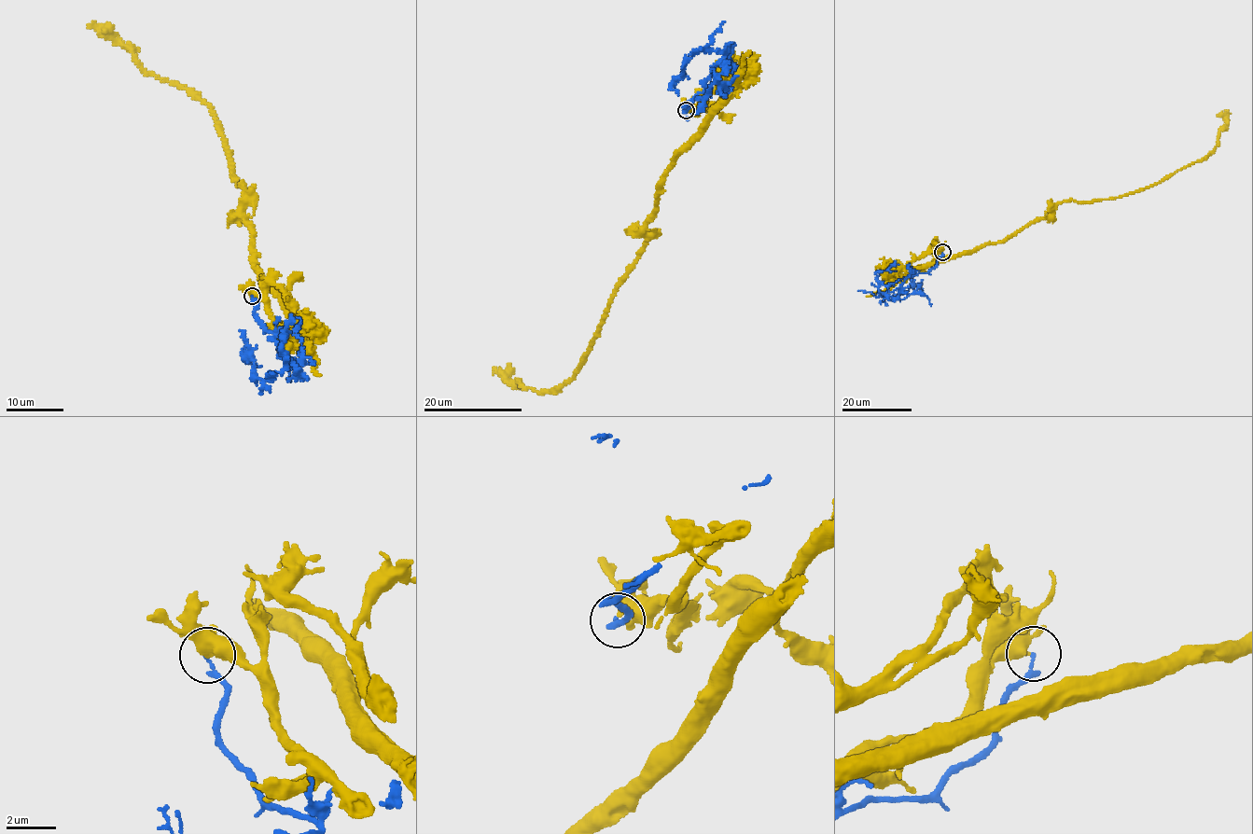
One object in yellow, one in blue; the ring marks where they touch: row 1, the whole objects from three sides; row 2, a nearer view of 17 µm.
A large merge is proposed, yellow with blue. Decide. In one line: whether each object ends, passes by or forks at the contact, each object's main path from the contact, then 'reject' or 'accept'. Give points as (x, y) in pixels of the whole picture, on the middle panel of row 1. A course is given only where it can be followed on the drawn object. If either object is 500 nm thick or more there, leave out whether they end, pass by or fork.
yellow passes by; blue ends there; yellow runs (686, 109), (726, 91), (670, 168), (634, 265), (570, 379), (548, 392), (507, 382), (494, 367); blue runs (686, 110), (683, 106), (704, 91), (723, 51), (695, 52), (687, 61), (671, 88), (678, 95); reject

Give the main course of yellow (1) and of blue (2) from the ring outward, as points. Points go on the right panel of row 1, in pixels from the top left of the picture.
1: (941, 252), (909, 273), (999, 242), (1062, 201), (1119, 198), (1160, 182), (1217, 146), (1227, 124), (1225, 112)
2: (942, 252), (926, 272), (879, 287), (886, 297), (917, 285), (921, 294)

